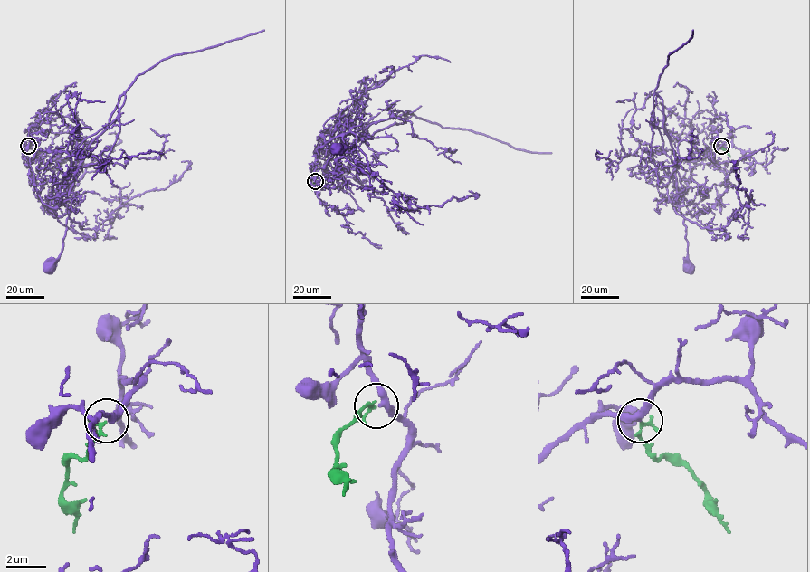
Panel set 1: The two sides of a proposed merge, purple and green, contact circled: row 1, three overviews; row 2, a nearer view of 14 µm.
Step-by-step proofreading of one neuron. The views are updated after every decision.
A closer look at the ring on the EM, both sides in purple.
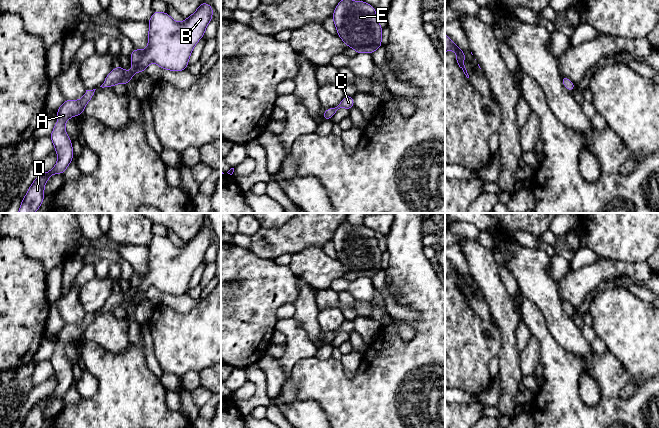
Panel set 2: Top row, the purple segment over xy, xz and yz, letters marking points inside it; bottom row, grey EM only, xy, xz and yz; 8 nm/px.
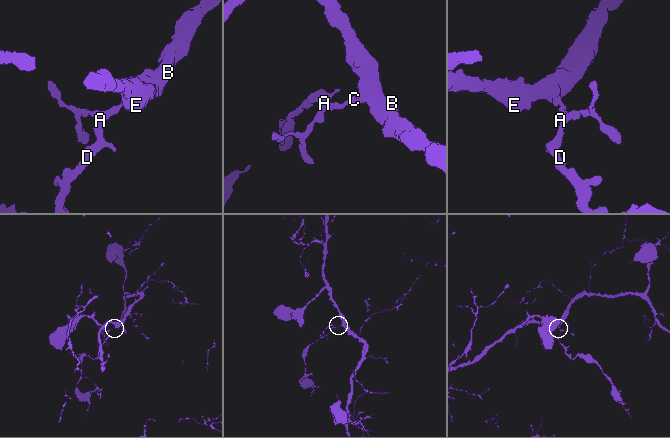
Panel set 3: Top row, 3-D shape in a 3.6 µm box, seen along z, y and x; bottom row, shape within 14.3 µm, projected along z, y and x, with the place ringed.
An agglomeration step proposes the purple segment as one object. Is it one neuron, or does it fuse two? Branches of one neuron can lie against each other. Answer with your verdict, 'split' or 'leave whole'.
leave whole

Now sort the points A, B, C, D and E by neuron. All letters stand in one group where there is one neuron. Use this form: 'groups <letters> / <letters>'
groups A B C D E

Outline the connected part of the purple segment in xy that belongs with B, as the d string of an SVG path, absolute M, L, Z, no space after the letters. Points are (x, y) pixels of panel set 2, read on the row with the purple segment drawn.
M203 0L198 9L182 23L174 21L168 13L153 12L148 21L148 47L145 50L133 48L130 56L132 70L126 72L122 66L114 68L100 87L113 87L118 83L127 86L133 75L145 72L151 62L165 70L186 70L192 50L204 37L213 11L213 7Z

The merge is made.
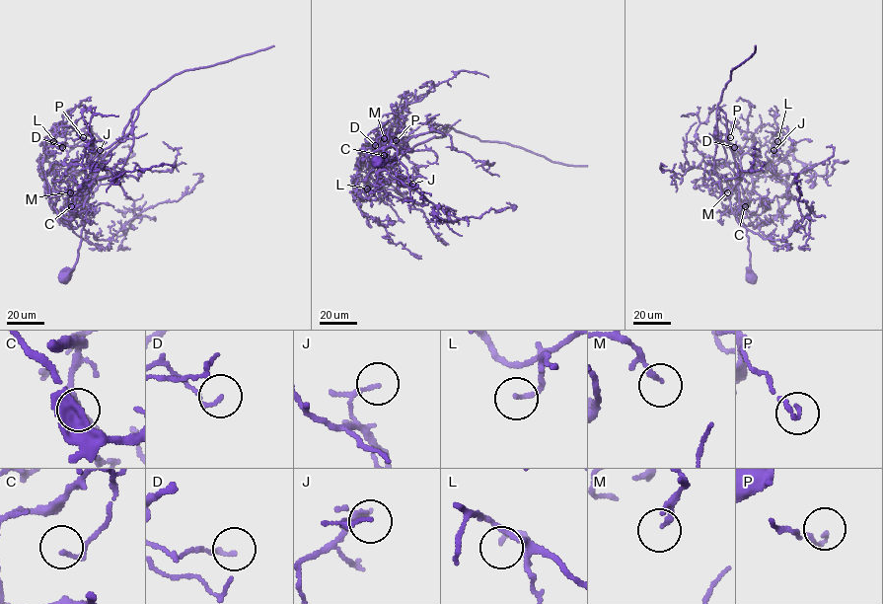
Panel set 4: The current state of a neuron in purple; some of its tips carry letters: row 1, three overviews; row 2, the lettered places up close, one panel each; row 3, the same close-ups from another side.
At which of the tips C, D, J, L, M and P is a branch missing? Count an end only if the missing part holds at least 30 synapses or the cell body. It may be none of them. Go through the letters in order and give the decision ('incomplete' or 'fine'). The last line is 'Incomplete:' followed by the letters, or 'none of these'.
C: fine
D: fine
J: fine
L: fine
M: fine
P: fine
Incomplete: none of these

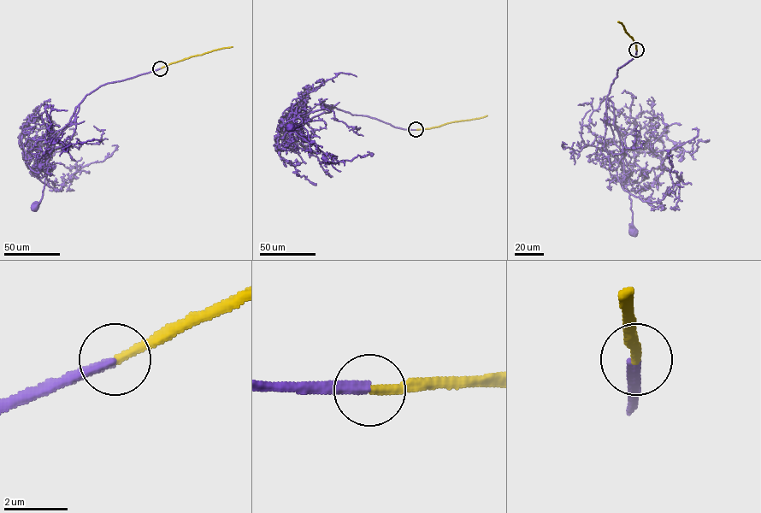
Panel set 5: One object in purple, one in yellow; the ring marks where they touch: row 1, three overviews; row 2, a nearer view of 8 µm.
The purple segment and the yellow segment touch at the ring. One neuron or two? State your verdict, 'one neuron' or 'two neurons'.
one neuron

